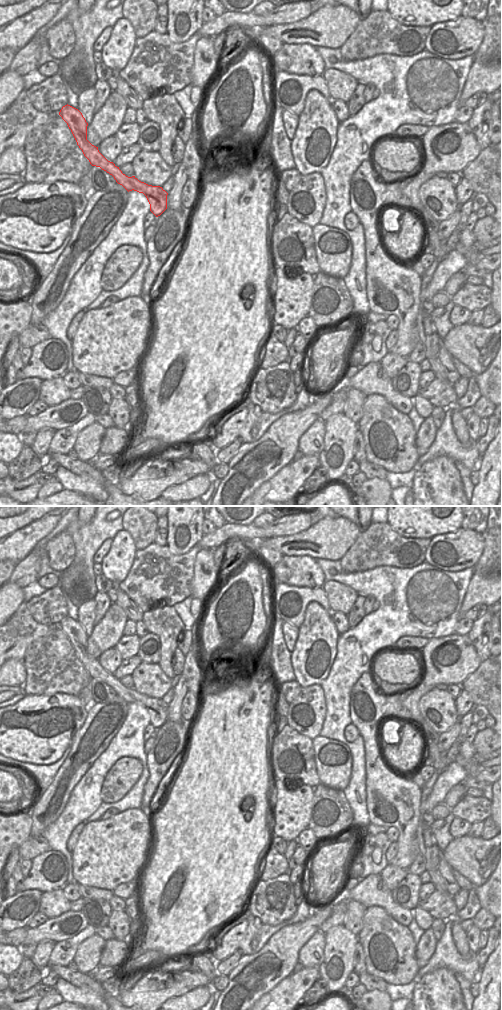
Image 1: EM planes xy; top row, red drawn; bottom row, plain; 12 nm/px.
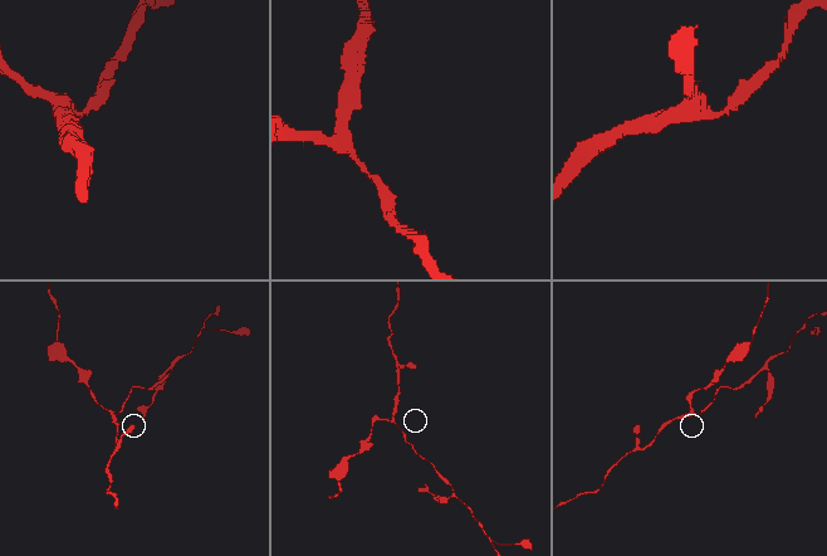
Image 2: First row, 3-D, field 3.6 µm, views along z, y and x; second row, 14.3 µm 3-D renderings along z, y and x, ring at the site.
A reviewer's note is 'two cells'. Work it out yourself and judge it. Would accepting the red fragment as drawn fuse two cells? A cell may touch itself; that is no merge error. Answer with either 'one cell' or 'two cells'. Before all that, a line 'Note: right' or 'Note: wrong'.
Note: wrong
one cell

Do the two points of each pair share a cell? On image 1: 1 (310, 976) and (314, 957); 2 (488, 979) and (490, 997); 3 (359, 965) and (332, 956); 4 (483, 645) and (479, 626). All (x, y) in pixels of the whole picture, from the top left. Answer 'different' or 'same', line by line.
1: different
2: same
3: different
4: same

